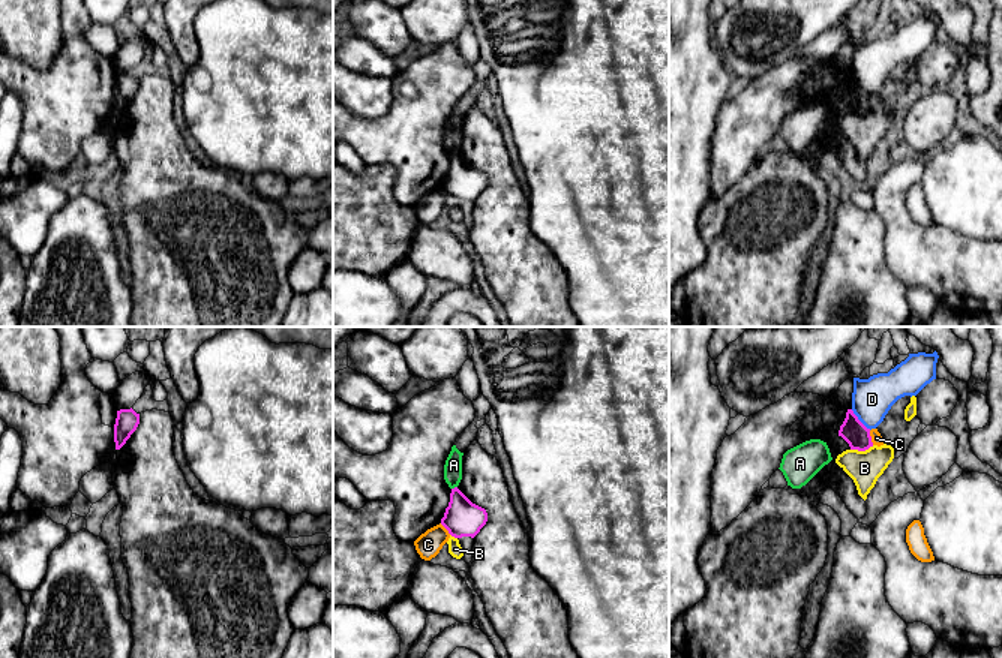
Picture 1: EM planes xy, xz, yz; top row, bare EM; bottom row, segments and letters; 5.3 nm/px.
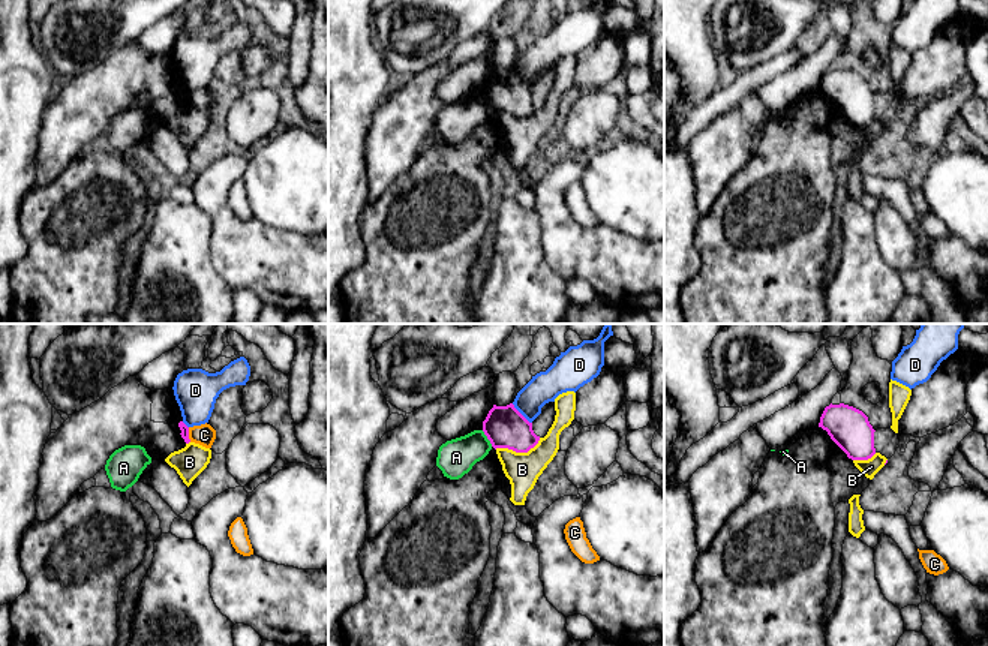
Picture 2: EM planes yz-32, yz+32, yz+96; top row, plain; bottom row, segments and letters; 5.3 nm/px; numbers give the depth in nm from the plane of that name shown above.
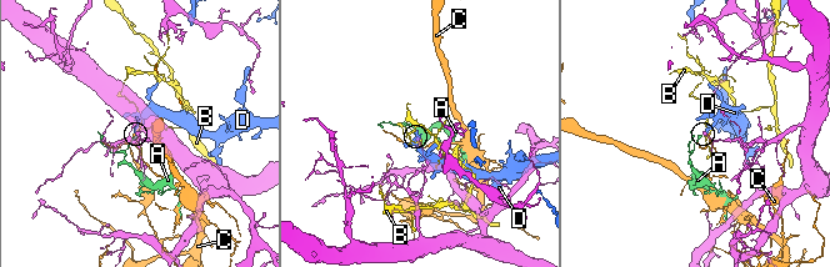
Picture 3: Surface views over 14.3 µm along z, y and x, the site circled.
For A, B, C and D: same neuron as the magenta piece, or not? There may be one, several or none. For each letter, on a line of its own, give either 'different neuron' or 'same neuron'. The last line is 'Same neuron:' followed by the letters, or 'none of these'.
A: different neuron
B: different neuron
C: different neuron
D: different neuron
Same neuron: none of these

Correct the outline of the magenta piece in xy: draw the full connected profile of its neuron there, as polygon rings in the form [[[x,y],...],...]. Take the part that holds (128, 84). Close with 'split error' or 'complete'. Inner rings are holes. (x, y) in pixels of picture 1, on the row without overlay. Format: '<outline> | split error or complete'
[[[130,73],[117,75],[117,82],[114,88],[114,106],[116,114],[120,114],[130,99],[136,94],[140,88],[140,78]]] | complete

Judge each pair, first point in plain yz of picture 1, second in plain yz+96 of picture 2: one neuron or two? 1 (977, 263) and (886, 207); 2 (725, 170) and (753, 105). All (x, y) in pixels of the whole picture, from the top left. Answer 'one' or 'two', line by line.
1: one
2: one

